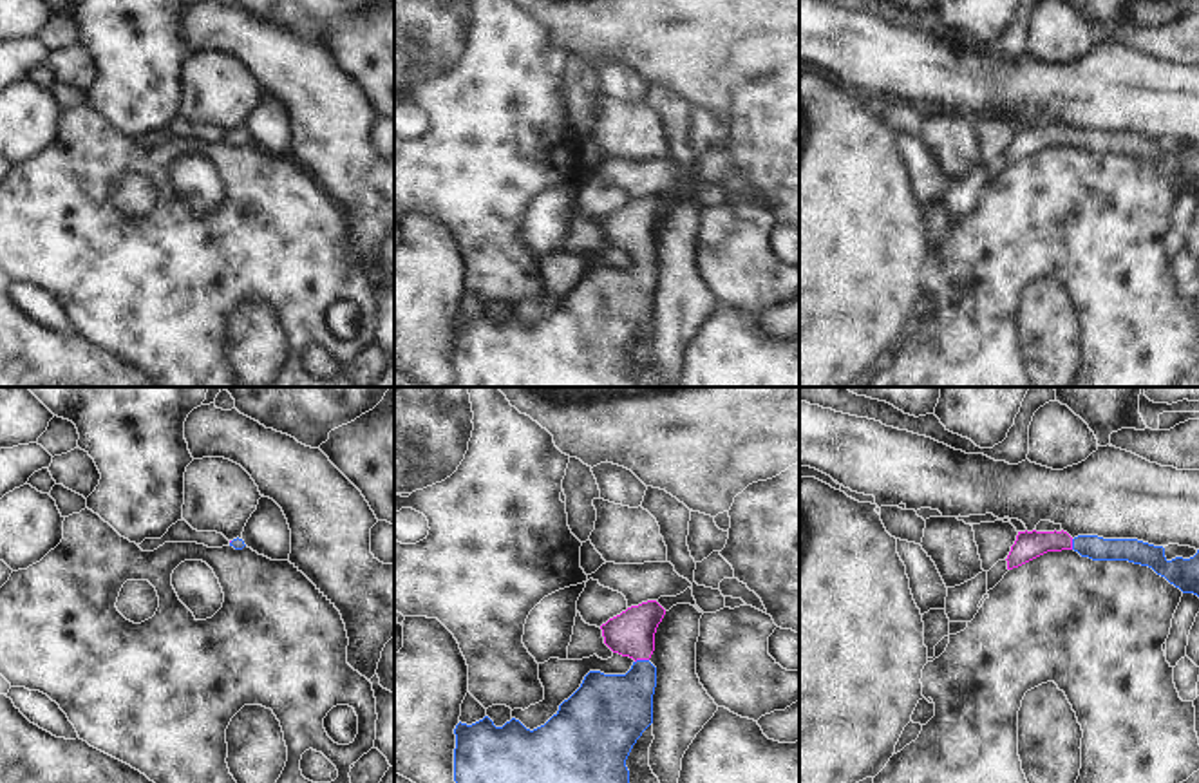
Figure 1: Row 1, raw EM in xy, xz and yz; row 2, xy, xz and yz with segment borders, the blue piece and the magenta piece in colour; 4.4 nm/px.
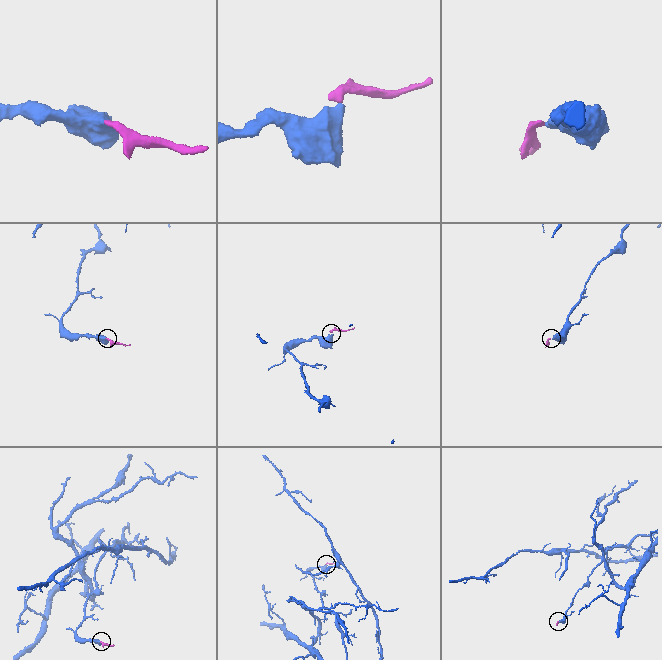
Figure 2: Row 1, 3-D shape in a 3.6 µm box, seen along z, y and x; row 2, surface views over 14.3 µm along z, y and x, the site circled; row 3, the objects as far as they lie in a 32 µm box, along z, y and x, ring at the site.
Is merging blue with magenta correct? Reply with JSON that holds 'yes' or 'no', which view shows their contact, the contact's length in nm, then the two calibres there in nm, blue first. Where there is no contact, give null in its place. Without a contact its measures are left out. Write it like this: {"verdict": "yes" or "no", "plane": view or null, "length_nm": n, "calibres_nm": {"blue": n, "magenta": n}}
{"verdict": "yes", "plane": "xz", "length_nm": 70, "calibres_nm": {"blue": 320, "magenta": 200}}

